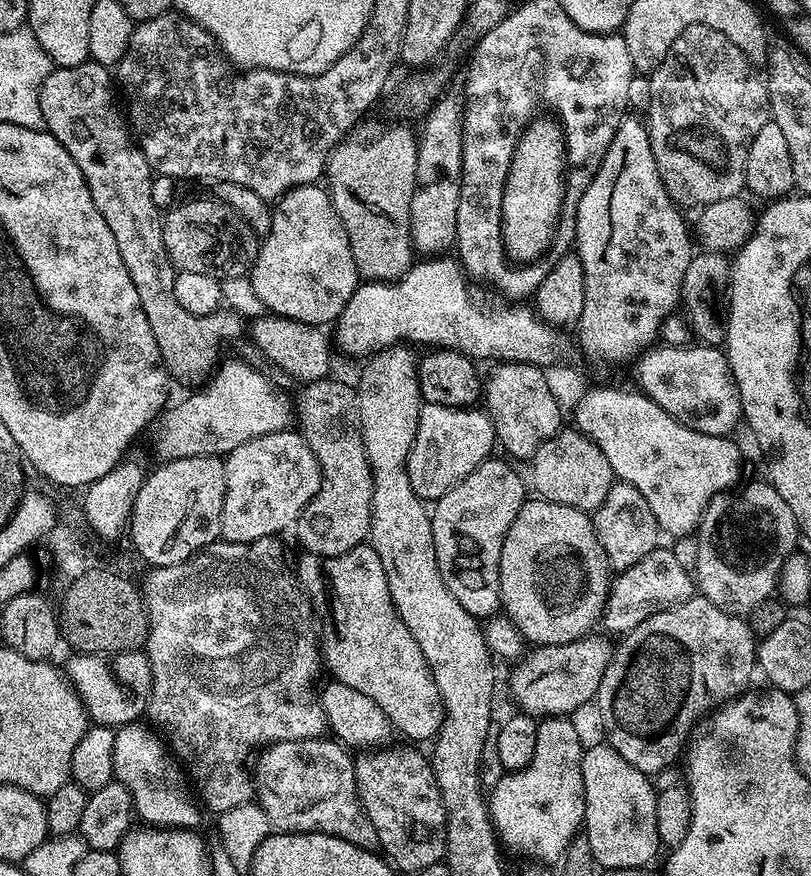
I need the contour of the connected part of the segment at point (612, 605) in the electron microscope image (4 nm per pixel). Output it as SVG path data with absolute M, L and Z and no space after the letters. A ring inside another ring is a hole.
M657 546L653 552L646 554L646 558L634 562L634 566L623 569L613 579L608 594L608 607L605 608L602 617L603 627L609 633L633 632L639 624L646 622L646 618L665 612L667 608L677 608L682 602L692 599L693 595L693 573L682 570L682 562L674 559L671 547Z

